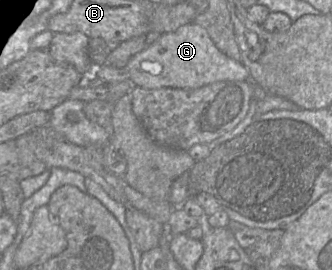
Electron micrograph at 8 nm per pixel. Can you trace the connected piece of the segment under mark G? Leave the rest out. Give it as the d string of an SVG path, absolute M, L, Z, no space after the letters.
M196 21L180 26L174 32L161 34L154 43L135 54L128 61L126 69L135 86L146 89L199 88L224 80L250 80L246 66L220 51L207 30Z

